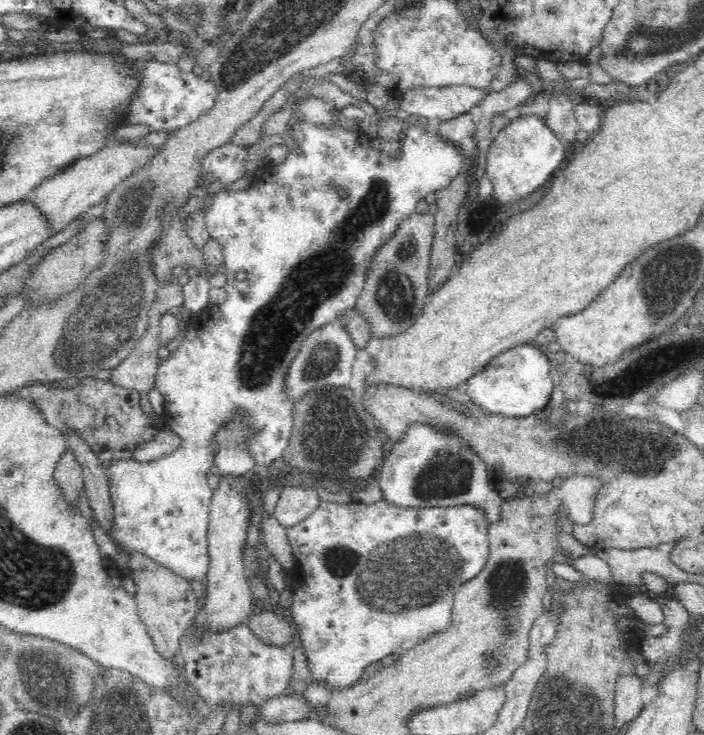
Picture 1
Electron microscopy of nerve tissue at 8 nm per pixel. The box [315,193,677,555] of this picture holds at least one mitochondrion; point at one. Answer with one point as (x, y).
(394, 297)

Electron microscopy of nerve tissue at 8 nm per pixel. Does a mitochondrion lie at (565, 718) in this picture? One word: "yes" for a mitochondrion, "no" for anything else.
yes

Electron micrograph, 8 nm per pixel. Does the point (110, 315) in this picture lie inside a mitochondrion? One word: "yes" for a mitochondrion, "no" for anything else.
yes

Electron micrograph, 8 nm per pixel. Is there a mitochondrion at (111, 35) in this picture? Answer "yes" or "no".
no

